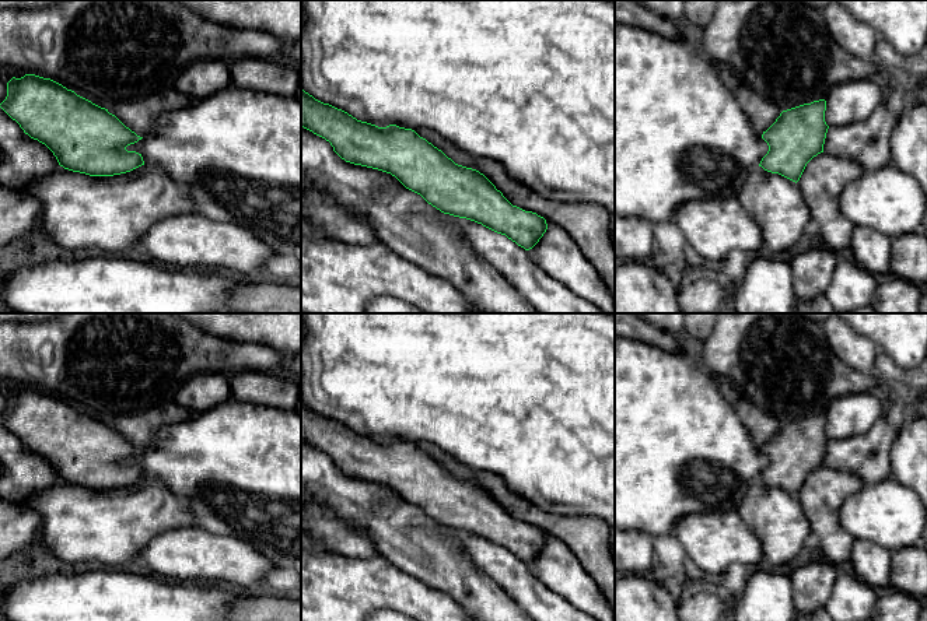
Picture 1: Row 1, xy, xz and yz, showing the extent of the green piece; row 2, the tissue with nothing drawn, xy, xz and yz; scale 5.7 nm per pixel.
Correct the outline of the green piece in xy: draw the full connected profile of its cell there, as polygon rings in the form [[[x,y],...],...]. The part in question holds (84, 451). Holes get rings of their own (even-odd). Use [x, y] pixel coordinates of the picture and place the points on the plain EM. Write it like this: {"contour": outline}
{"contour": [[[35,387],[13,390],[0,421],[15,434],[31,452],[45,457],[64,483],[90,490],[113,490],[144,478],[141,467],[126,460],[143,450],[126,441],[108,422],[67,403],[62,397]]]}

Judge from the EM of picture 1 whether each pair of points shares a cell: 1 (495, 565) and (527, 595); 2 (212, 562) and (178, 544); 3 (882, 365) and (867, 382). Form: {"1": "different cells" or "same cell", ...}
{"1": "same cell", "2": "same cell", "3": "different cells"}

